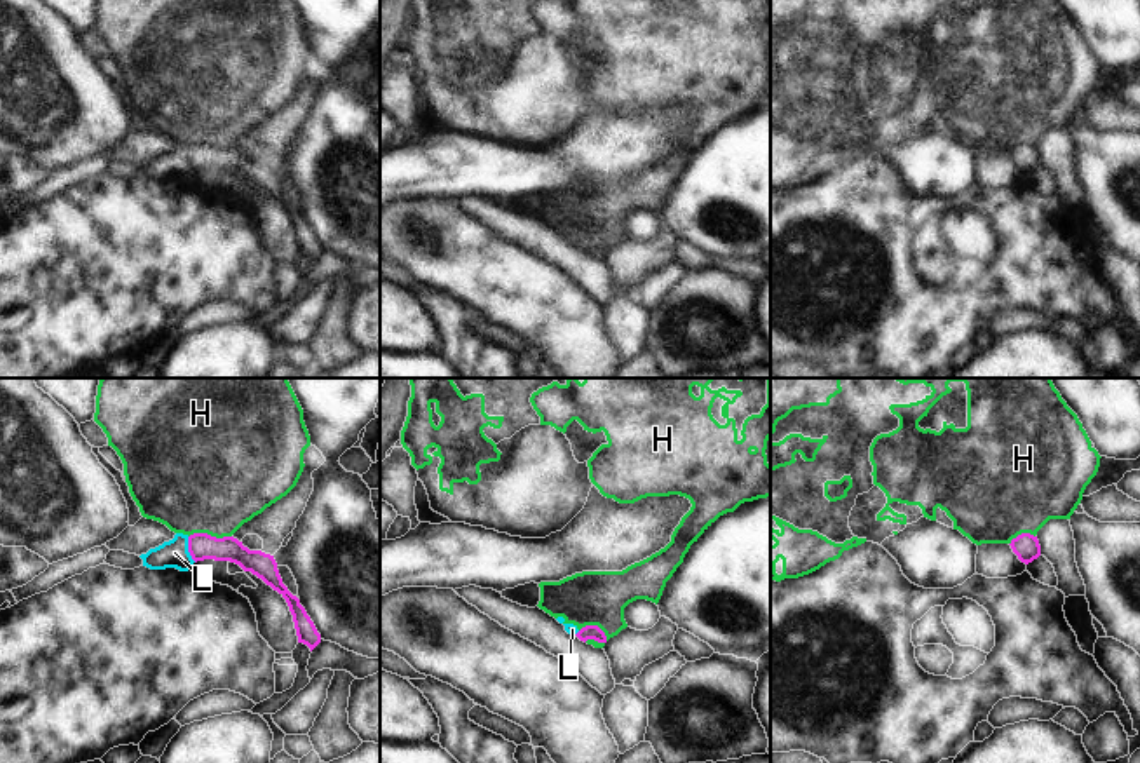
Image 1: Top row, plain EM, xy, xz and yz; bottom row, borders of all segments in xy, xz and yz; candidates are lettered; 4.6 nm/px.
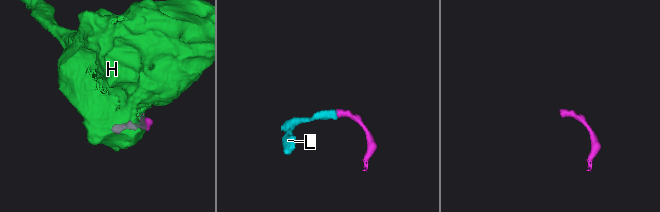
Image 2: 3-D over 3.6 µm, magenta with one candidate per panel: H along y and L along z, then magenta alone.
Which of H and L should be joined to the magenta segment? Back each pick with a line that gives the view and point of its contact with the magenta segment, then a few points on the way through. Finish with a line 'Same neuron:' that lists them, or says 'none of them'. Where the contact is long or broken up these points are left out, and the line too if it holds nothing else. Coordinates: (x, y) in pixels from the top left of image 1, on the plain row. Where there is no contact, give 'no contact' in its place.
L: contact xy (189, 159); way xy (201, 155), (189, 159), (175, 162)
Same neuron: L

